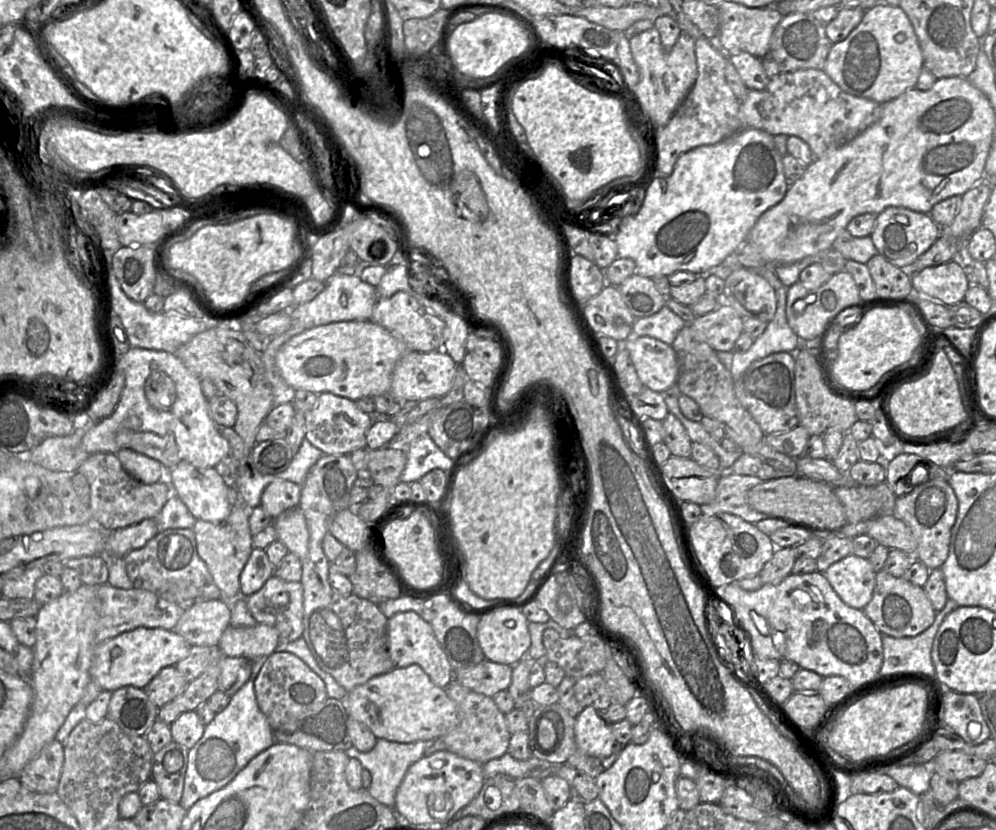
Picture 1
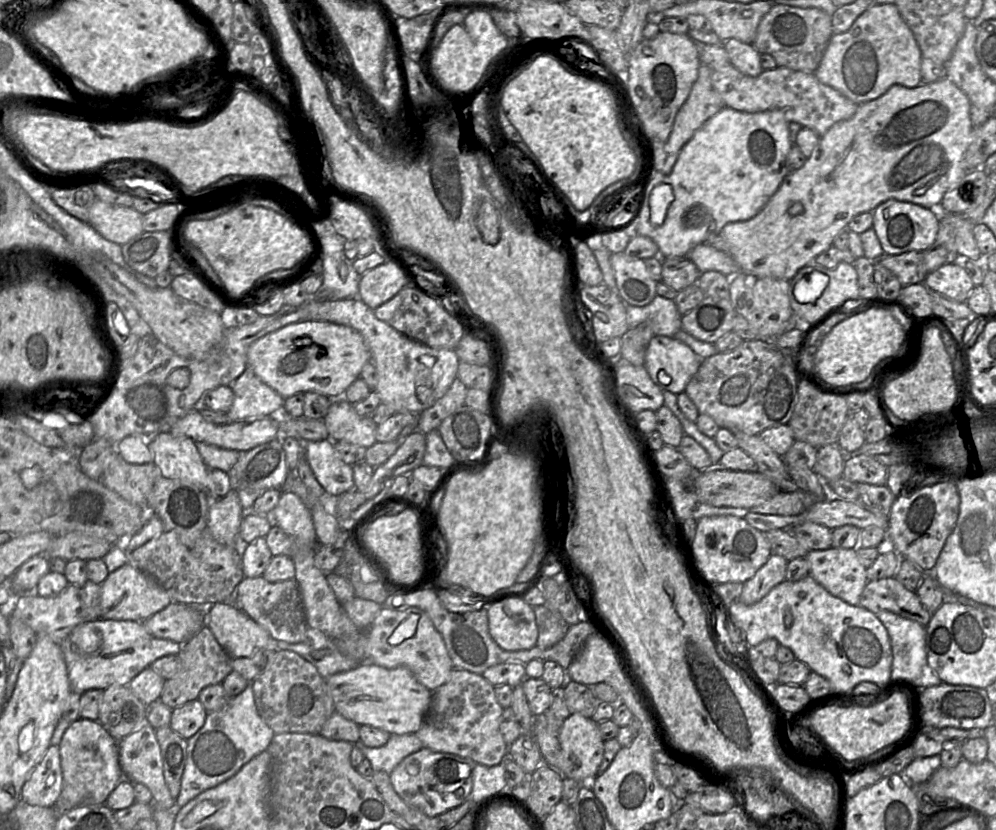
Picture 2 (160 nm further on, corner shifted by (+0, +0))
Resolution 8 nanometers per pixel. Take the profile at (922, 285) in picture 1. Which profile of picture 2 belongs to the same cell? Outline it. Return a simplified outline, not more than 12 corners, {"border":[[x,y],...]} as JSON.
{"border":[[961,262],[928,273],[924,284],[957,302],[975,287]]}

